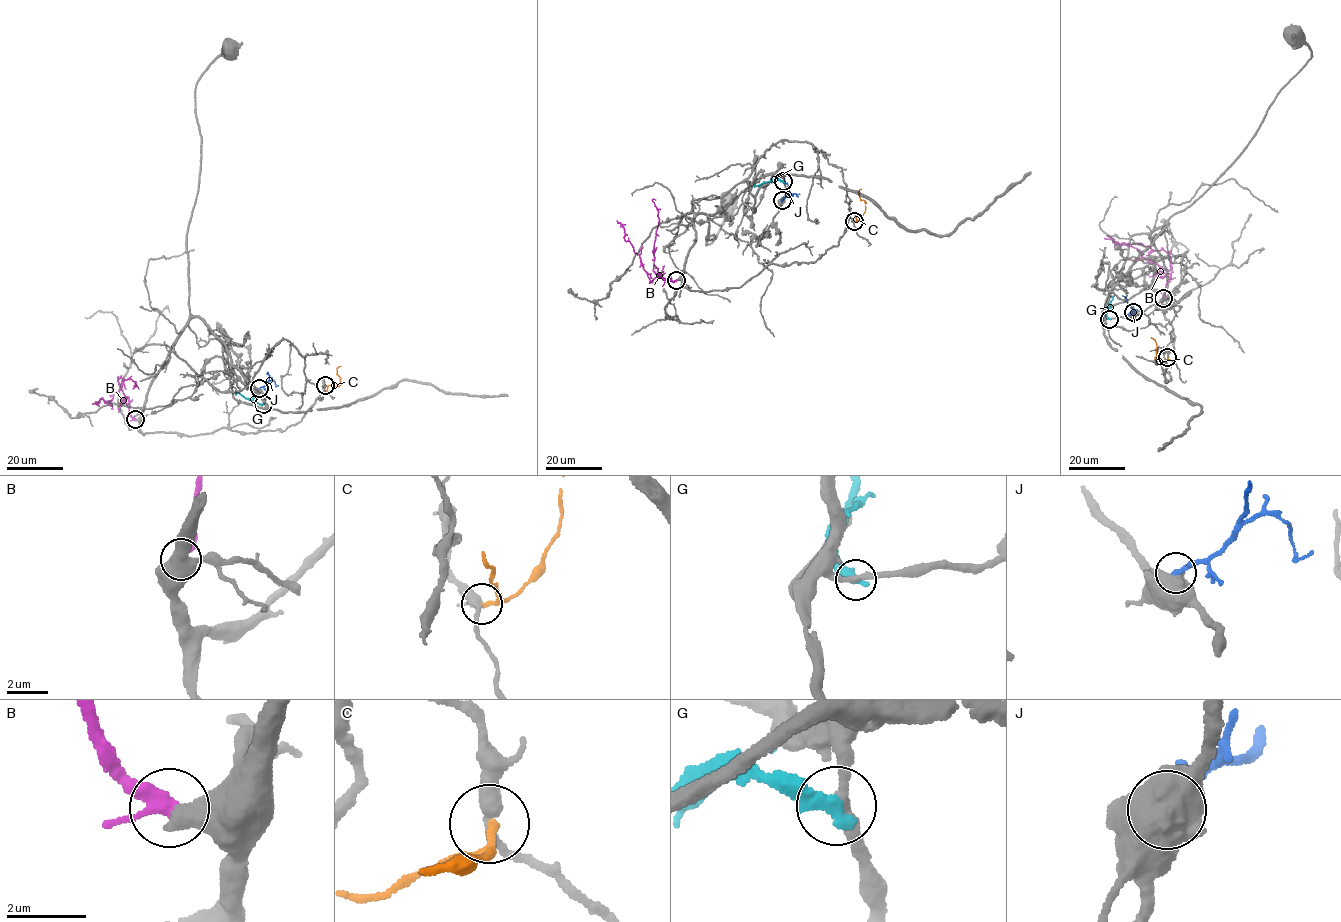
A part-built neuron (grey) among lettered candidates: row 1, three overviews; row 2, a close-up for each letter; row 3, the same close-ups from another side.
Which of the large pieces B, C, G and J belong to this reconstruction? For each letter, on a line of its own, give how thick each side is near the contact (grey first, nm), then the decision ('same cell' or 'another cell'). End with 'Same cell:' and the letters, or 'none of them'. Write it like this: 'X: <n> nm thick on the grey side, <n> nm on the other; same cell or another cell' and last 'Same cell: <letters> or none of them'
B: 550 nm thick on the grey side, 320 nm on the other; same cell
C: 280 nm thick on the grey side, 150 nm on the other; another cell
G: 240 nm thick on the grey side, 440 nm on the other; another cell
J: 1000 nm thick on the grey side, 320 nm on the other; another cell
Same cell: B

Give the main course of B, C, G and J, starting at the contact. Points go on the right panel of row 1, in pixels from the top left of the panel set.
B: (1163, 298), (1171, 272), (1168, 253), (1141, 244), (1119, 243), (1106, 239)
C: (1167, 358), (1166, 361), (1155, 359), (1156, 341), (1151, 338)
G: (1109, 319), (1106, 314), (1110, 297)
J: (1133, 312), (1122, 295)

